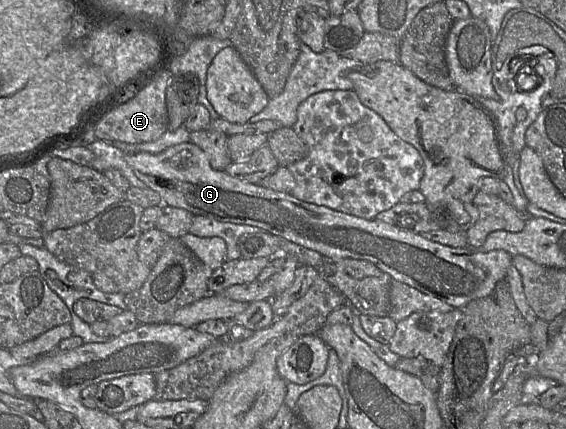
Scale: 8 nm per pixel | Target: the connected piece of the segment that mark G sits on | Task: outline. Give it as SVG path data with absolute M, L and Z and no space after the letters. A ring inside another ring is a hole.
M190 142L171 146L158 154L125 153L125 160L136 177L161 196L163 204L220 222L259 227L317 251L324 259L369 261L393 280L434 296L453 308L462 309L472 300L490 295L496 284L505 280L513 263L513 256L504 250L482 252L469 246L453 248L376 218L367 220L301 201L290 193L239 180L225 171L213 169L206 153Z

